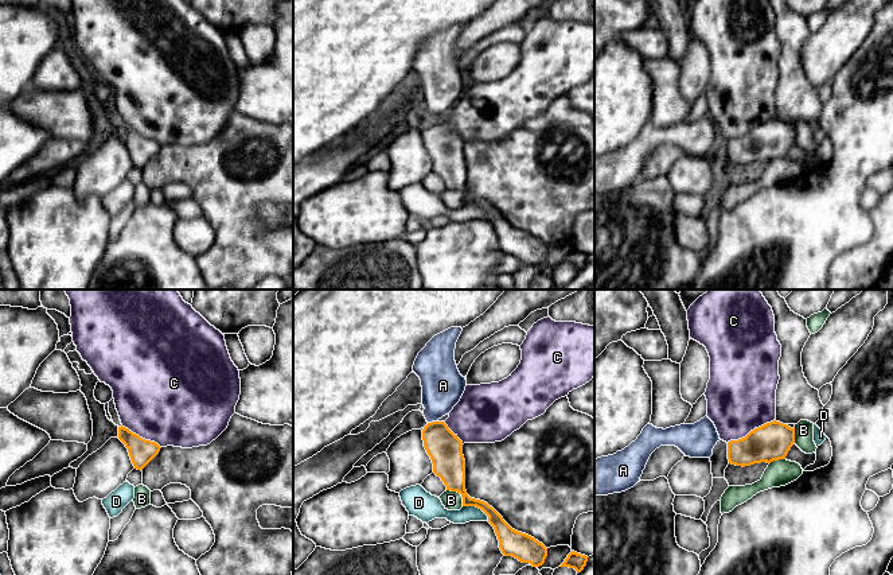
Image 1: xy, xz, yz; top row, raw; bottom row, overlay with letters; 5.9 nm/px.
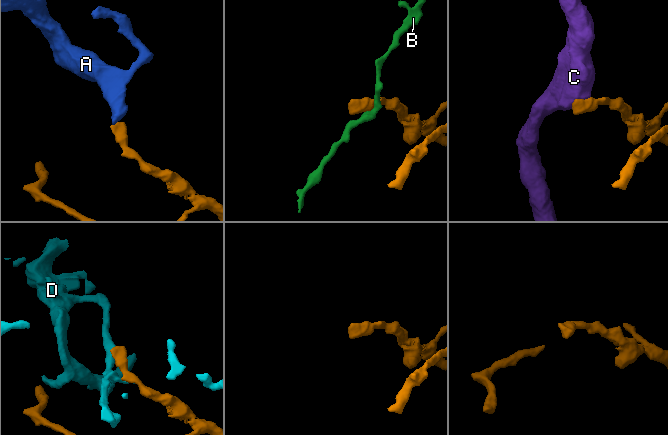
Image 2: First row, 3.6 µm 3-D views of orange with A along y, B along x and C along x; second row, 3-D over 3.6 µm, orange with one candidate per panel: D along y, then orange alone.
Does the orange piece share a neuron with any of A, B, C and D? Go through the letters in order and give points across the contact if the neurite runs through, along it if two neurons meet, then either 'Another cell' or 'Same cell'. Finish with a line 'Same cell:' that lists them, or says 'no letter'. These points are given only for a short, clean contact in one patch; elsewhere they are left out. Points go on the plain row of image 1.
A: Path across: xz (445, 148), (435, 132), (432, 120), (432, 111), (443, 84). Same cell
B: Boundary: xz (447, 187), (456, 189), (461, 195), (463, 204). Another cell
C: Boundary: yz (773, 117), (755, 125), (741, 136), (726, 140). Another cell
D: Boundary: xz (463, 204), (478, 205), (488, 218). Another cell
Same cell: A

